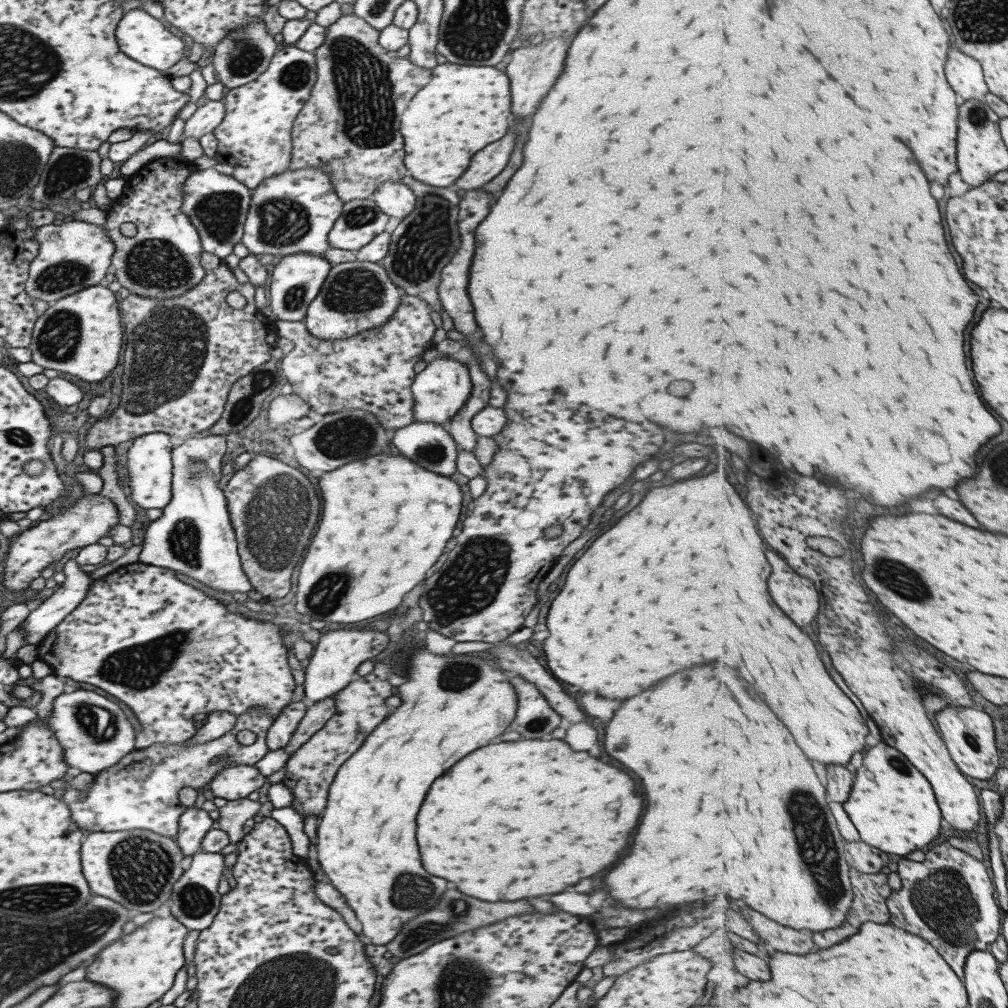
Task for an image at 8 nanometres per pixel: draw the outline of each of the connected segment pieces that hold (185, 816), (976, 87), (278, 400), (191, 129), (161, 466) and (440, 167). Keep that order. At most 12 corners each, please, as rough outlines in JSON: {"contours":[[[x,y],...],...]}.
{"contours":[[[188,807],[175,836],[183,856],[201,851],[208,811]],[[954,43],[949,80],[966,101],[986,100],[982,62]],[[294,393],[280,394],[268,407],[268,427],[290,430],[312,410]],[[208,102],[186,121],[182,140],[199,139],[224,118],[224,102]],[[162,432],[133,439],[124,487],[132,502],[172,498],[172,443]],[[437,64],[400,133],[446,188],[508,132],[501,67]]]}

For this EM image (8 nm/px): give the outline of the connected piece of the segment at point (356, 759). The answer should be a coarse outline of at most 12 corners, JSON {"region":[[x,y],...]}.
{"region":[[480,653],[410,656],[402,706],[334,776],[318,862],[390,944],[448,884],[430,784],[516,714]]}

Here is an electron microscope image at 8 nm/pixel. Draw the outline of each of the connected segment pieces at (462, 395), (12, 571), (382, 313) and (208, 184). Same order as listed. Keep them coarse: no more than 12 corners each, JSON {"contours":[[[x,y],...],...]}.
{"contours":[[[437,358],[418,371],[414,422],[444,425],[470,398],[466,364]],[[100,494],[79,498],[10,544],[2,591],[20,594],[48,565],[119,523]],[[378,263],[330,269],[303,320],[315,338],[386,325],[402,290]],[[215,168],[190,174],[182,212],[223,259],[244,234],[252,189]]]}

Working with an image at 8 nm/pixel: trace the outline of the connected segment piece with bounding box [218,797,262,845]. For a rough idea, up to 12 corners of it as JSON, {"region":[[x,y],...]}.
{"region":[[248,797],[219,808],[218,828],[236,845],[262,804]]}

